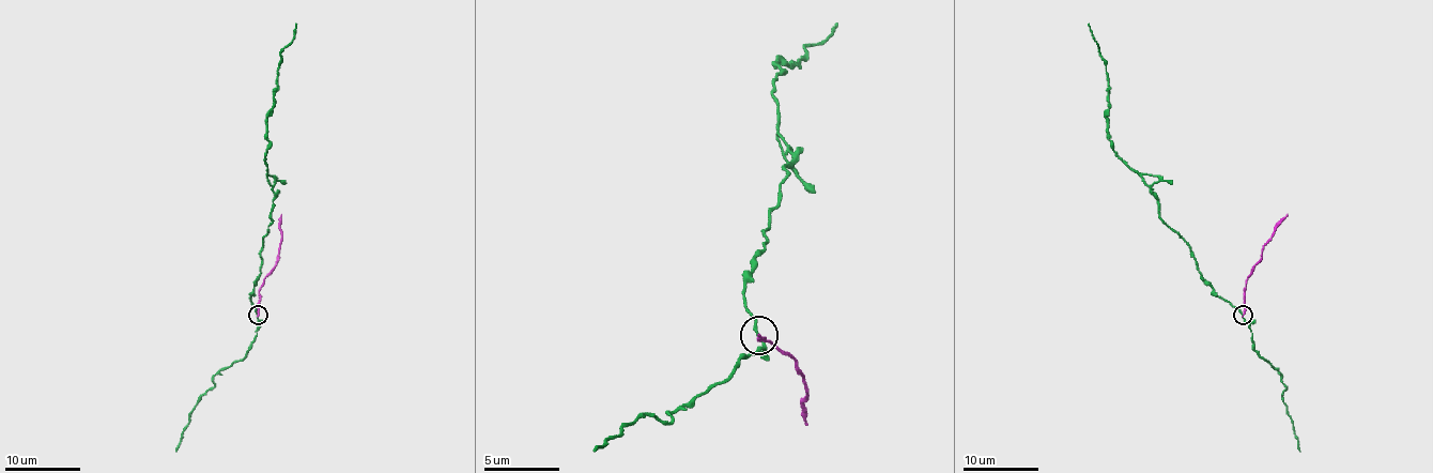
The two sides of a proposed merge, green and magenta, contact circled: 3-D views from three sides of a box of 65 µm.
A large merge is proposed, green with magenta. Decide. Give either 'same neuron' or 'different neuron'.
different neuron

